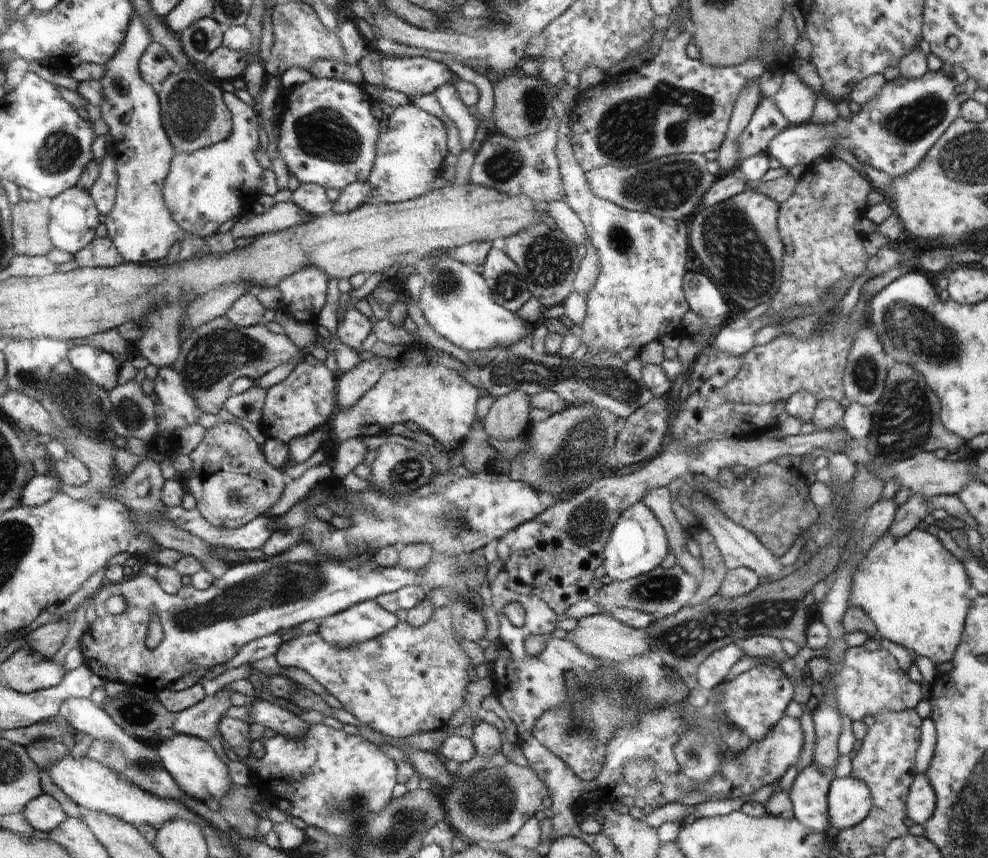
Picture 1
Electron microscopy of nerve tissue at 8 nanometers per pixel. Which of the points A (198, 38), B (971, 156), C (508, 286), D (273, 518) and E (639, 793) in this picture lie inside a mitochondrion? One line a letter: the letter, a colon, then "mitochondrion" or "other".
A: mitochondrion
B: mitochondrion
C: mitochondrion
D: other
E: other

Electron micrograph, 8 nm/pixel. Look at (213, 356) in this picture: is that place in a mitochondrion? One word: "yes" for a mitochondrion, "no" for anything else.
yes

